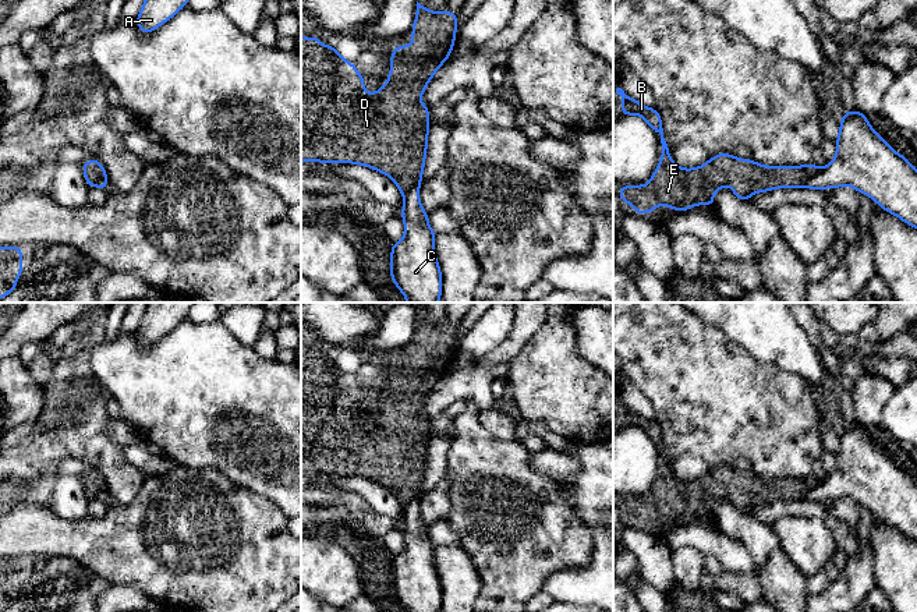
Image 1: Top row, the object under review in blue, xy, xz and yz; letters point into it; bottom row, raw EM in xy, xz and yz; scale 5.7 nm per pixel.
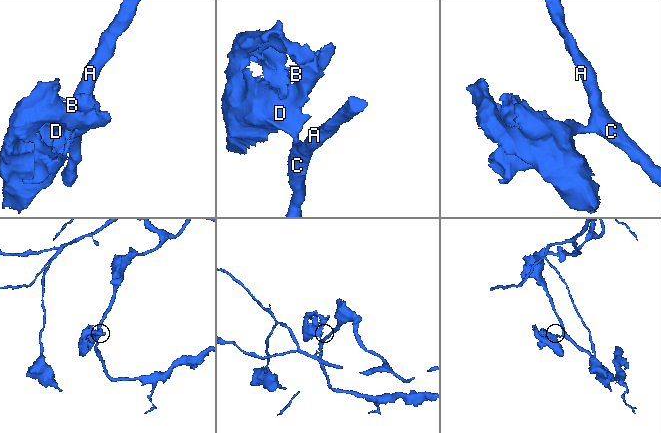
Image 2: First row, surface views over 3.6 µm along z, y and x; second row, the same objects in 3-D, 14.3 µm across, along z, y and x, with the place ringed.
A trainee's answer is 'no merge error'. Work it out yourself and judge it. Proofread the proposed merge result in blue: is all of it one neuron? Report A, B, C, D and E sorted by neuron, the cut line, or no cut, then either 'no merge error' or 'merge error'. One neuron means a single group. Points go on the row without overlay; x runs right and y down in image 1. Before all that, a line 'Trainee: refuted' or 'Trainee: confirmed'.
Trainee: refuted
A C / B D E; cut in yz along (820, 483), (804, 498); merge error

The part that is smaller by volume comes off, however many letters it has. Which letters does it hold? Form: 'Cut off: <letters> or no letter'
Cut off: B, D, E

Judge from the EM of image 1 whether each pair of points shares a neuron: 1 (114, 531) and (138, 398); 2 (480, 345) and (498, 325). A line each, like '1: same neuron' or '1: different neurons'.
1: different neurons
2: same neuron

